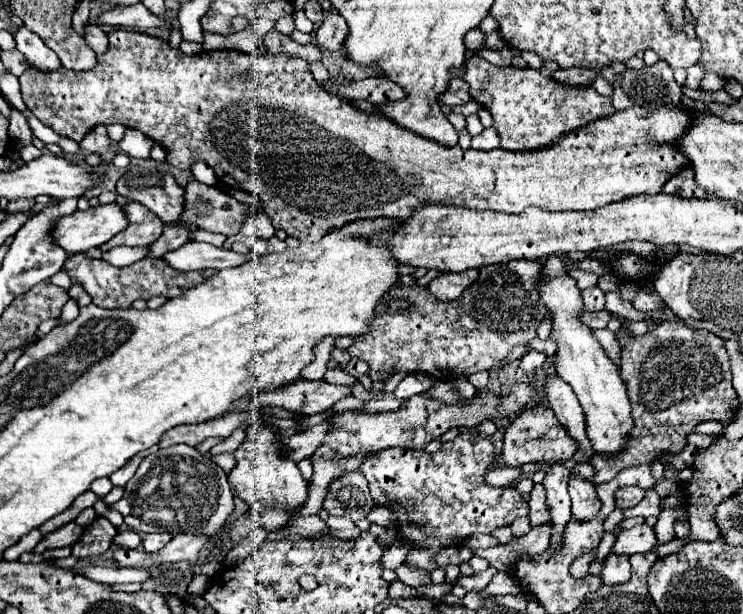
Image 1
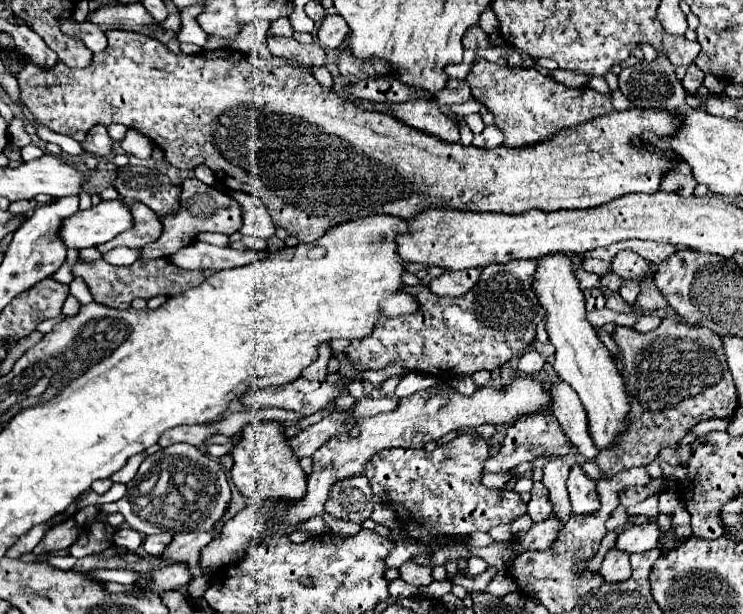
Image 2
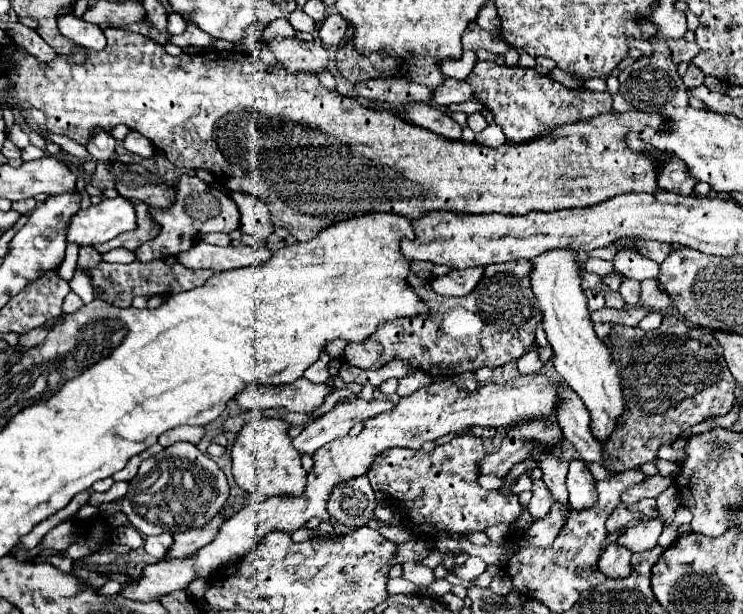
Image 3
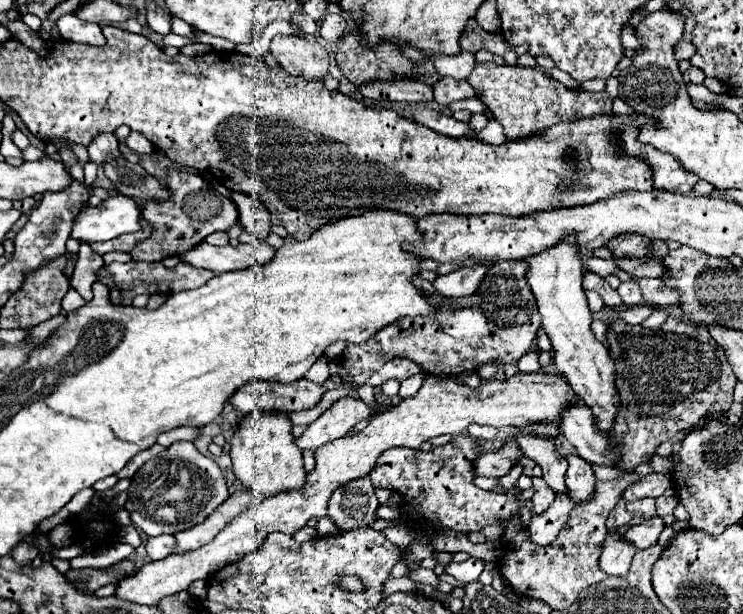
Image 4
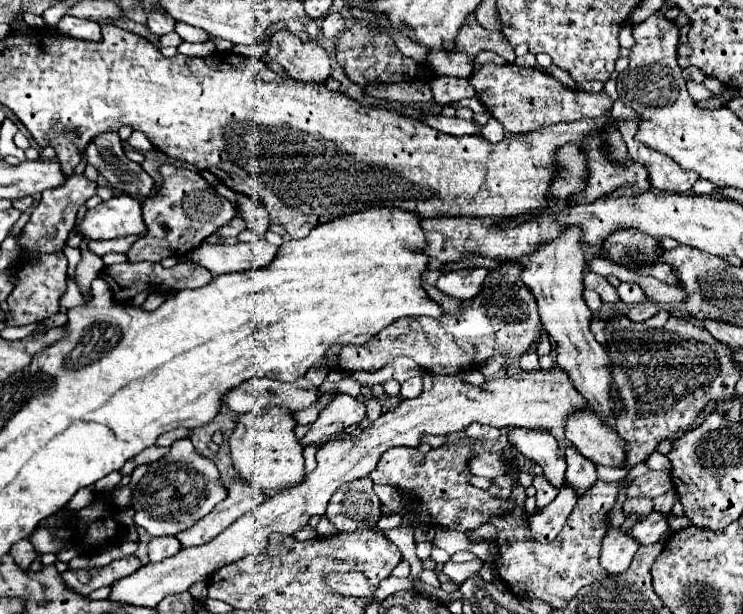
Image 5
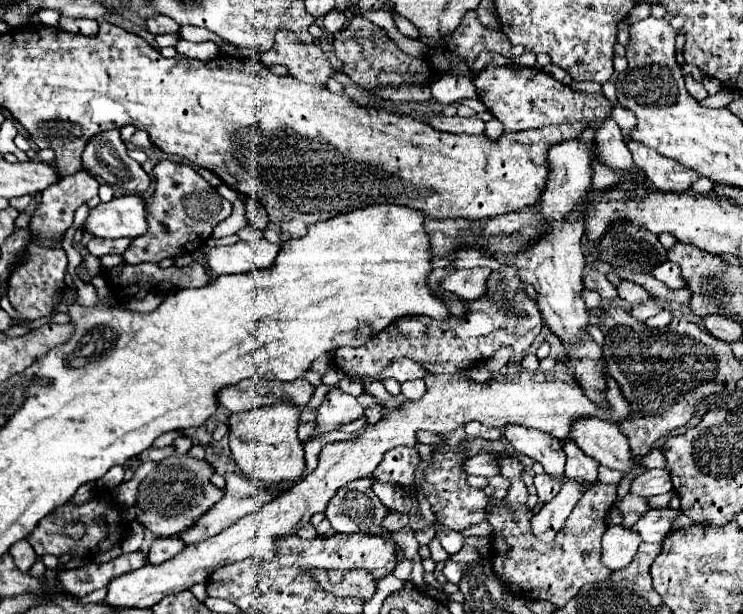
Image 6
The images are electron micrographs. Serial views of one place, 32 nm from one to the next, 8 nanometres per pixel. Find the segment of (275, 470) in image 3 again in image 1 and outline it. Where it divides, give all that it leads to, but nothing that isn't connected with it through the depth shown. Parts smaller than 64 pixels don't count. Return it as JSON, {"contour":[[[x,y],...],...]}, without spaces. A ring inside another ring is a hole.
{"contour":[[[252,428],[248,440],[234,452],[236,468],[230,472],[228,482],[234,488],[234,496],[242,498],[254,512],[254,518],[260,528],[266,532],[276,532],[288,526],[294,512],[308,498],[308,484],[304,482],[296,464],[280,456],[280,444],[276,444],[278,432],[270,428]]]}

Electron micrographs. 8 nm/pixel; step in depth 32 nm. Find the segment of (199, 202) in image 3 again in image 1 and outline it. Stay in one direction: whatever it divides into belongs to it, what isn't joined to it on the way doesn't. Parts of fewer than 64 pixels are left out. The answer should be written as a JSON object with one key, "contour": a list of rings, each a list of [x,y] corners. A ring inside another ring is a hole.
{"contour":[[[192,180],[186,186],[184,200],[186,210],[182,220],[198,224],[202,230],[226,236],[238,234],[252,212],[252,206],[238,202],[234,196],[220,192],[216,186],[200,184],[198,180]],[[166,226],[162,236],[150,244],[150,256],[162,258],[166,252],[172,252],[176,248],[180,248],[182,244],[188,242],[188,230],[184,226]]]}

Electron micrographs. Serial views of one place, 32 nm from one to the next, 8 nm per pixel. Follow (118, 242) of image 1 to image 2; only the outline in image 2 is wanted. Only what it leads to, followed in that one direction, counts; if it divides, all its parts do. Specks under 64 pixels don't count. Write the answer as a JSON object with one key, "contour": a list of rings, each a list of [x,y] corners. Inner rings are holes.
{"contour":[[[134,202],[130,204],[130,212],[134,216],[134,226],[128,228],[128,232],[122,232],[108,244],[100,244],[98,250],[104,254],[116,246],[128,246],[128,248],[142,248],[148,242],[154,242],[162,234],[160,218],[144,204]]]}

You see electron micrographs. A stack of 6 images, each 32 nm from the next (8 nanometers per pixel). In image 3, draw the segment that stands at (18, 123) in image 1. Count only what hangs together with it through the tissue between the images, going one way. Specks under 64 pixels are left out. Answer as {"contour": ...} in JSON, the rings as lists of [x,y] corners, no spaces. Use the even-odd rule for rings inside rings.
{"contour":[[[14,122],[14,126],[10,128],[10,132],[8,132],[8,138],[18,146],[18,148],[26,148],[28,144],[30,144],[30,140],[28,140],[28,136],[26,136],[26,132],[20,128],[20,124],[18,122]]]}

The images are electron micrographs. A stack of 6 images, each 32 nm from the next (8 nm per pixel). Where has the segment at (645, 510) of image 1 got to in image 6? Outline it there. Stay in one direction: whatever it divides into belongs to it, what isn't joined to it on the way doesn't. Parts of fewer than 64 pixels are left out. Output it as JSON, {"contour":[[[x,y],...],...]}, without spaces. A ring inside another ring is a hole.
{"contour":[[[626,494],[626,496],[618,502],[618,508],[620,508],[620,512],[622,512],[622,514],[638,512],[640,516],[642,516],[644,512],[648,512],[648,510],[650,510],[650,506],[648,506],[648,500],[646,500],[646,498],[642,498],[642,496],[630,496],[630,494]]]}

